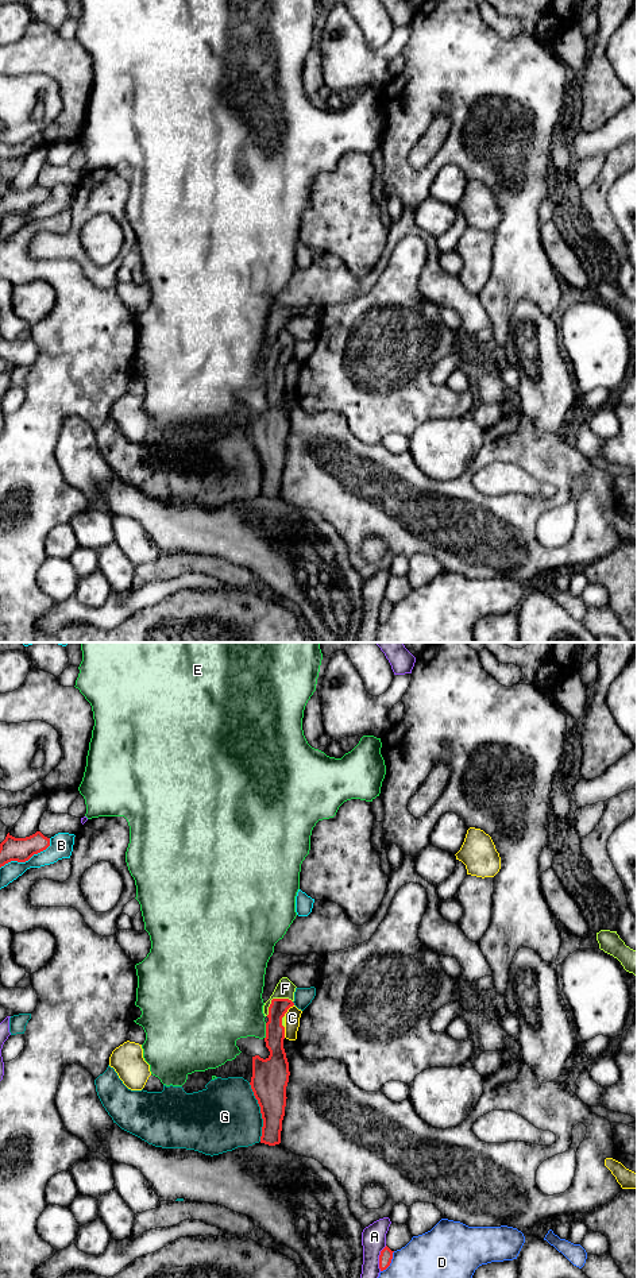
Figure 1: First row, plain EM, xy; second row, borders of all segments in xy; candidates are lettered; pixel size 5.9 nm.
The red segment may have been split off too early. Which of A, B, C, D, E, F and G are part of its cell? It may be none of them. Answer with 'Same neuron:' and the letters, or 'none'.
Same neuron: F

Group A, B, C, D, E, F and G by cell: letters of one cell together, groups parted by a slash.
A / B / C / D / E / F / G

